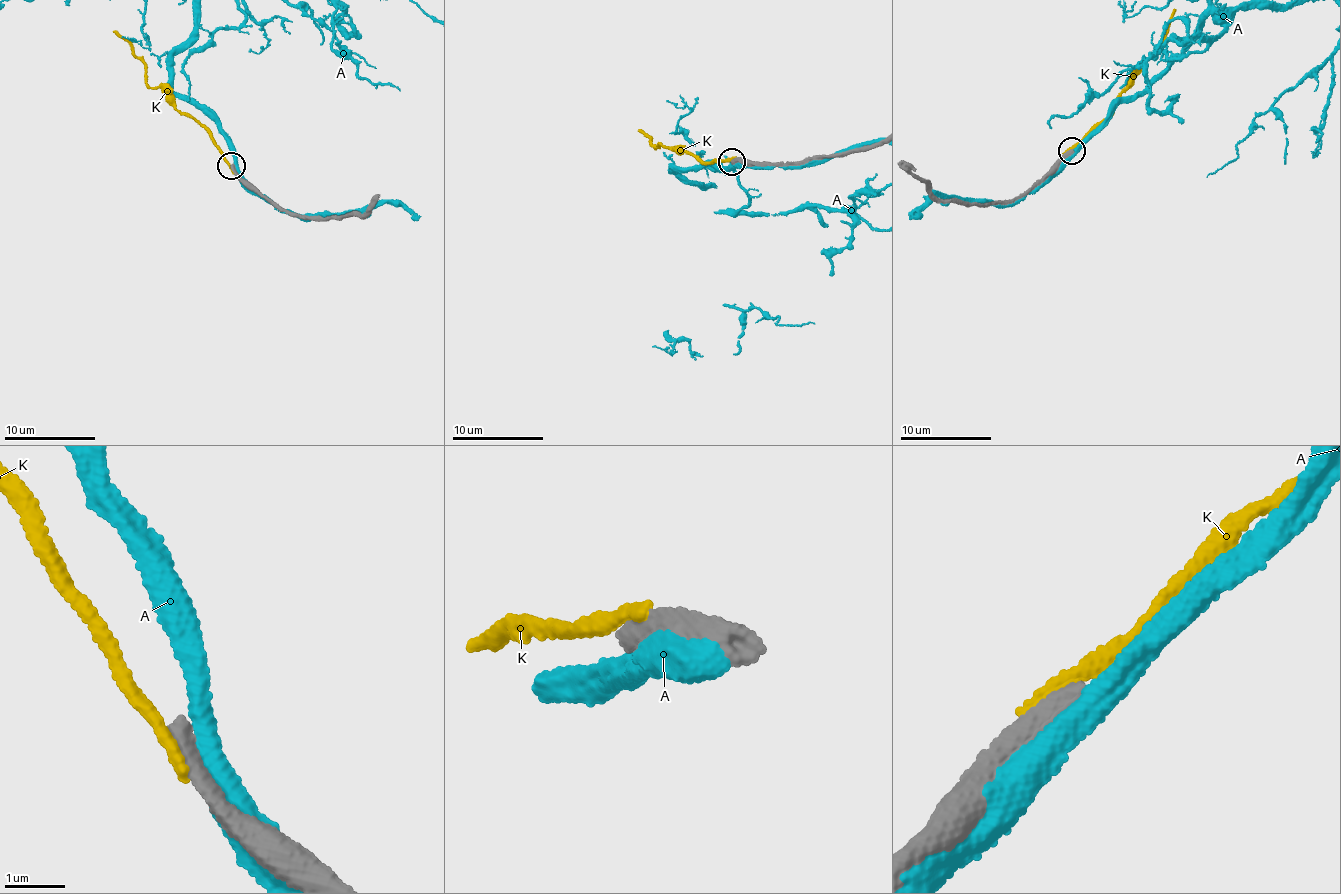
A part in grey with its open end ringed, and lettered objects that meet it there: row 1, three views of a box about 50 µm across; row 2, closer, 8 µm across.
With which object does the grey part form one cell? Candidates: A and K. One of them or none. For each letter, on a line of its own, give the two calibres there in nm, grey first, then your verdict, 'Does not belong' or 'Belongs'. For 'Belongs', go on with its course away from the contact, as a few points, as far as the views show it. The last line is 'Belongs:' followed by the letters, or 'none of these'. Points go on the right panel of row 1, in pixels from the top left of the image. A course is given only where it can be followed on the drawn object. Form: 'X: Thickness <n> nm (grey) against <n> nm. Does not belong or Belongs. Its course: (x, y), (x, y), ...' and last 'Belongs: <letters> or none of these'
A: Thickness 440 nm (grey) against 550 nm. Does not belong
K: Thickness 420 nm (grey) against 240 nm. Does not belong
Belongs: none of these

